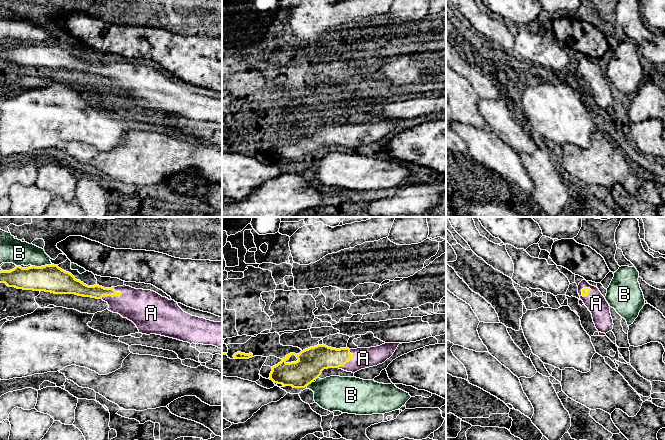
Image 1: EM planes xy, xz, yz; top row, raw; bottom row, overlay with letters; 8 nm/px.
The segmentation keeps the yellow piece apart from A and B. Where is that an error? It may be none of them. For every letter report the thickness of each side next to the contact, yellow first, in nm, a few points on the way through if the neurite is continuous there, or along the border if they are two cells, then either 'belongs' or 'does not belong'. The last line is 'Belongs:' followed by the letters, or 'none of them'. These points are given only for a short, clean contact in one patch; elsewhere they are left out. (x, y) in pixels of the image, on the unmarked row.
A: 110 nm thick on the yellow side, 280 nm on the other; belongs
B: 220 nm thick on the yellow side, 200 nm on the other; does not belong
Belongs: A

